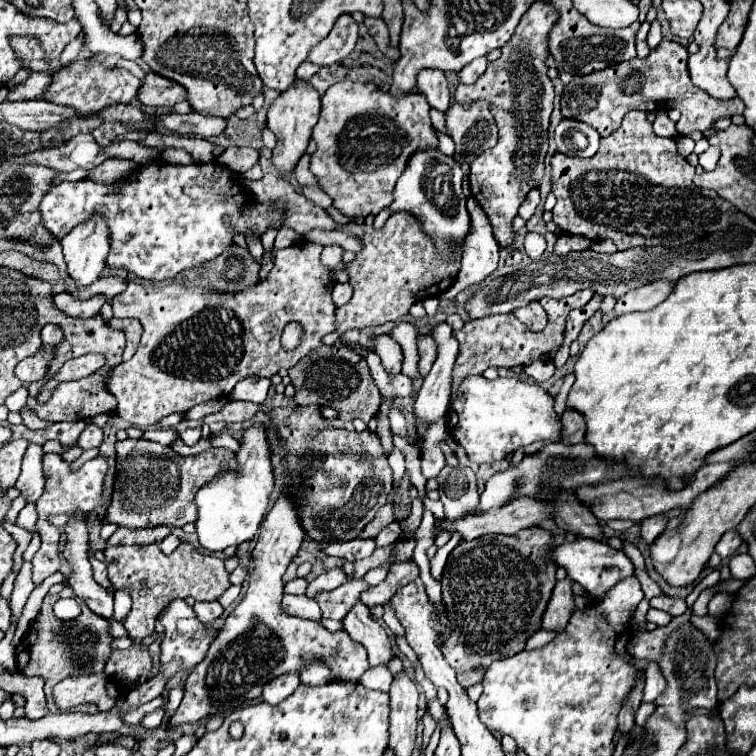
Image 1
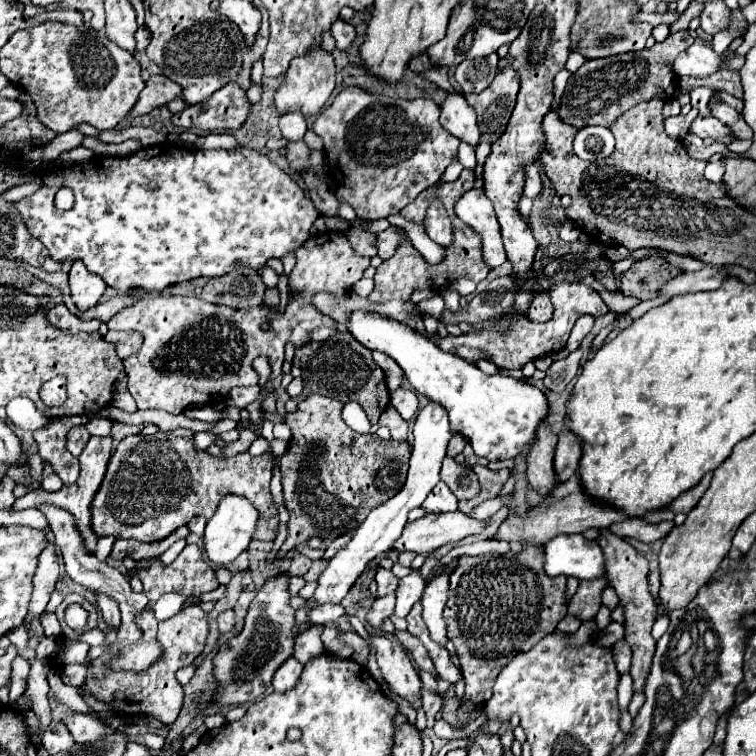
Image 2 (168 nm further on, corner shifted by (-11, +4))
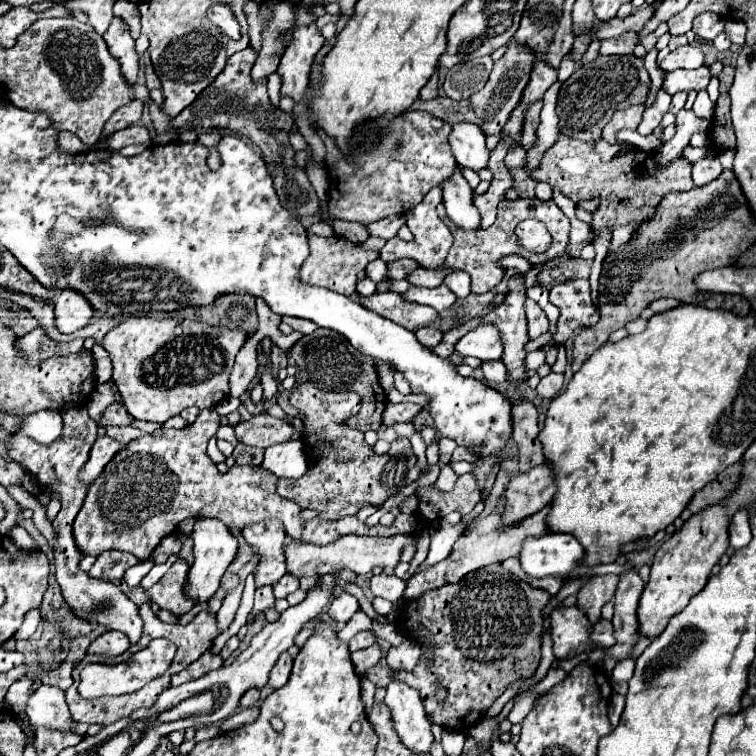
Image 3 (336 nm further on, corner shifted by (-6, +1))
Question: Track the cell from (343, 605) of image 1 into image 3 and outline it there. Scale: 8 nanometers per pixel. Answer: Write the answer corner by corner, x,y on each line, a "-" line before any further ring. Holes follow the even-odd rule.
386,573
376,575
376,577
372,577
372,581
370,581
372,593
374,593
376,597
384,597
384,599
388,599
388,601
392,601
392,603
398,601
398,599
402,599
404,587
406,587
406,583
404,583
400,577
396,577
396,575
386,575

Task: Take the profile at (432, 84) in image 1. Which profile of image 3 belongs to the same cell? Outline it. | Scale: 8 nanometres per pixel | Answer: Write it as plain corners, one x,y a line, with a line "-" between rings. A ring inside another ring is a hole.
454,125
450,135
450,147
456,163
462,169
472,169
478,173
488,167
490,151
486,149
486,137
478,125

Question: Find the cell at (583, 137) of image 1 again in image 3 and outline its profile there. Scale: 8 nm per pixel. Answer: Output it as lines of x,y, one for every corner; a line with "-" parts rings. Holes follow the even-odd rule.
600,139
594,145
594,151
600,155
603,162
610,161
615,154
620,150
621,146
618,144
609,144
605,140

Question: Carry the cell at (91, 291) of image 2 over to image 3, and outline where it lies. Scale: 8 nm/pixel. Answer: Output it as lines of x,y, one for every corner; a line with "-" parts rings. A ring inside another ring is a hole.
64,289
62,293
56,293
54,299
54,319
56,329
60,333
74,333
90,323
94,317
94,311
90,311
90,305
78,293
72,289

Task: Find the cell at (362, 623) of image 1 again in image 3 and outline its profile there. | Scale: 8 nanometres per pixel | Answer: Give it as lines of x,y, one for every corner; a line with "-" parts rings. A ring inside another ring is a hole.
390,681
386,687
386,705
392,713
394,729
400,741
412,751
426,755
434,741
420,695
402,681

